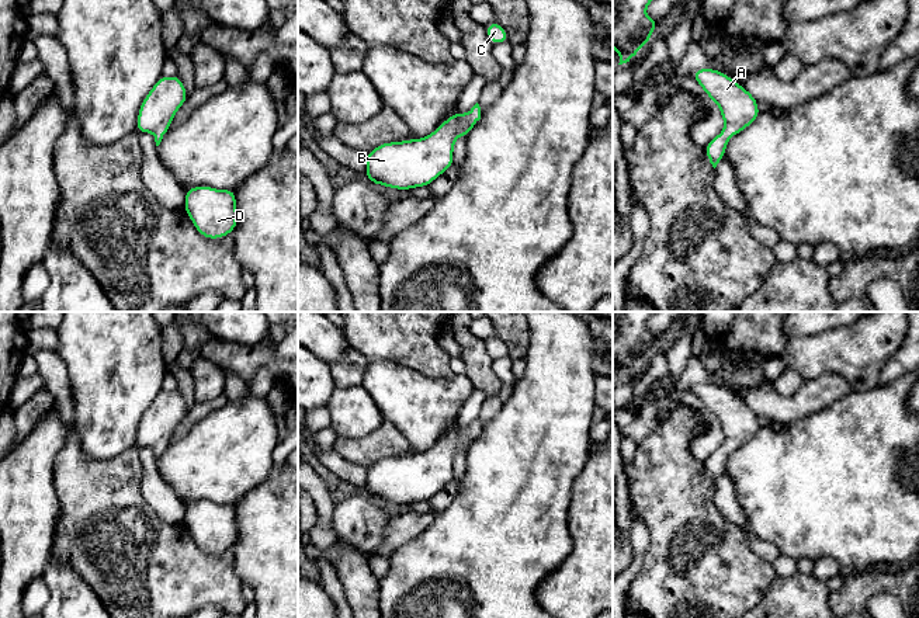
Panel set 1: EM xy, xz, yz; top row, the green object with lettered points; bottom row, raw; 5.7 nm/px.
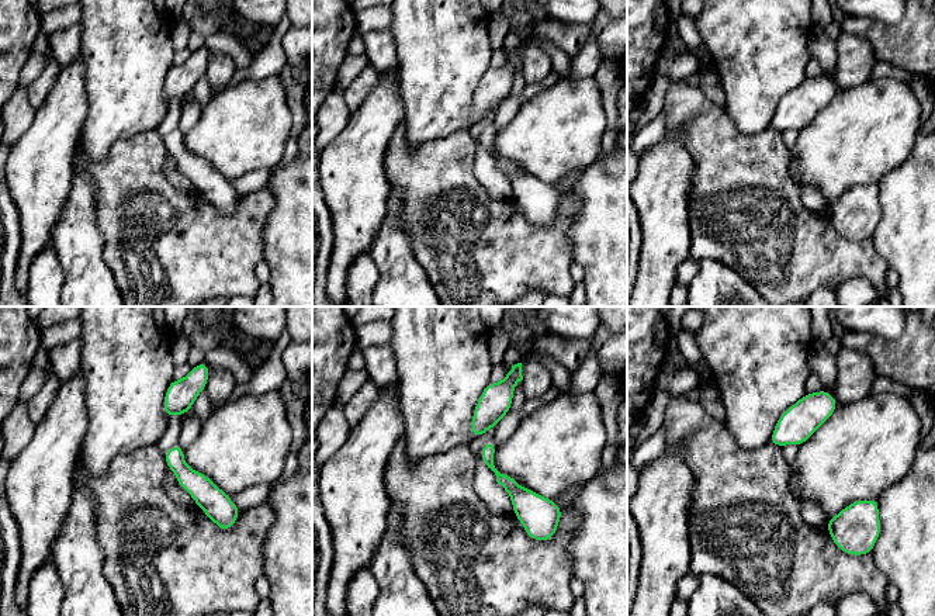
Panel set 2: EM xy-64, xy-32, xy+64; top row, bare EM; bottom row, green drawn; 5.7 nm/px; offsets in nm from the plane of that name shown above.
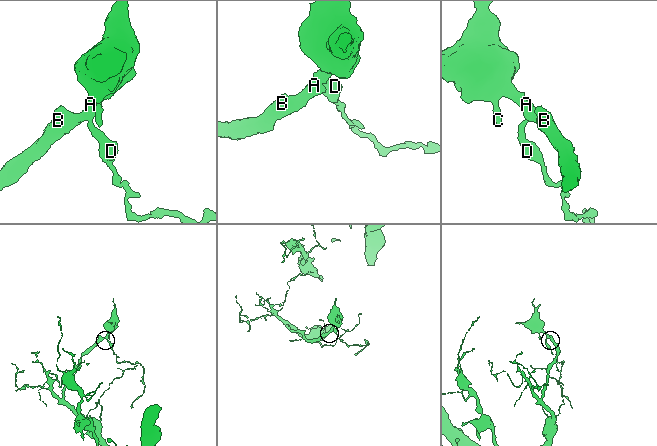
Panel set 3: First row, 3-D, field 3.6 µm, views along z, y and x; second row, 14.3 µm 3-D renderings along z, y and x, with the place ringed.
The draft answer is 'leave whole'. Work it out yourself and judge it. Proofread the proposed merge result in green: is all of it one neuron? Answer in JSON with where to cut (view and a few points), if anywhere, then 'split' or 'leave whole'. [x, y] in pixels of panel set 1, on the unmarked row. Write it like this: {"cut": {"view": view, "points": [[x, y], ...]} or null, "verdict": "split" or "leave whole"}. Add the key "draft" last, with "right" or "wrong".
{"cut": null, "verdict": "leave whole", "draft": "right"}

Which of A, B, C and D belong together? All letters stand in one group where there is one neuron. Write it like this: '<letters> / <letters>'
A B C D

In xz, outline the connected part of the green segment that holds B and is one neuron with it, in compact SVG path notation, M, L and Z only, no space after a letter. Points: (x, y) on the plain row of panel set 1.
M476 417L469 427L457 428L420 454L386 456L367 468L367 494L393 504L429 501L447 483L454 480L452 465L457 451L468 451L481 434Z

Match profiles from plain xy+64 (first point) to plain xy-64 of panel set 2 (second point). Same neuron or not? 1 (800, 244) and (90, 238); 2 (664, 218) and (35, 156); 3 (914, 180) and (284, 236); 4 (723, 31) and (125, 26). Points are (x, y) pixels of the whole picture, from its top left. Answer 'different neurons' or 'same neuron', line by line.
1: different neurons
2: same neuron
3: same neuron
4: same neuron

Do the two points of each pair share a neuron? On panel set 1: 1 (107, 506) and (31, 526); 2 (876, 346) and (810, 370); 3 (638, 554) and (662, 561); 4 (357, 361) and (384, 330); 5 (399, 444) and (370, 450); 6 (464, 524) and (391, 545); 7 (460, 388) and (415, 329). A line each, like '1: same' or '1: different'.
1: different
2: same
3: different
4: different
5: same
6: different
7: different

